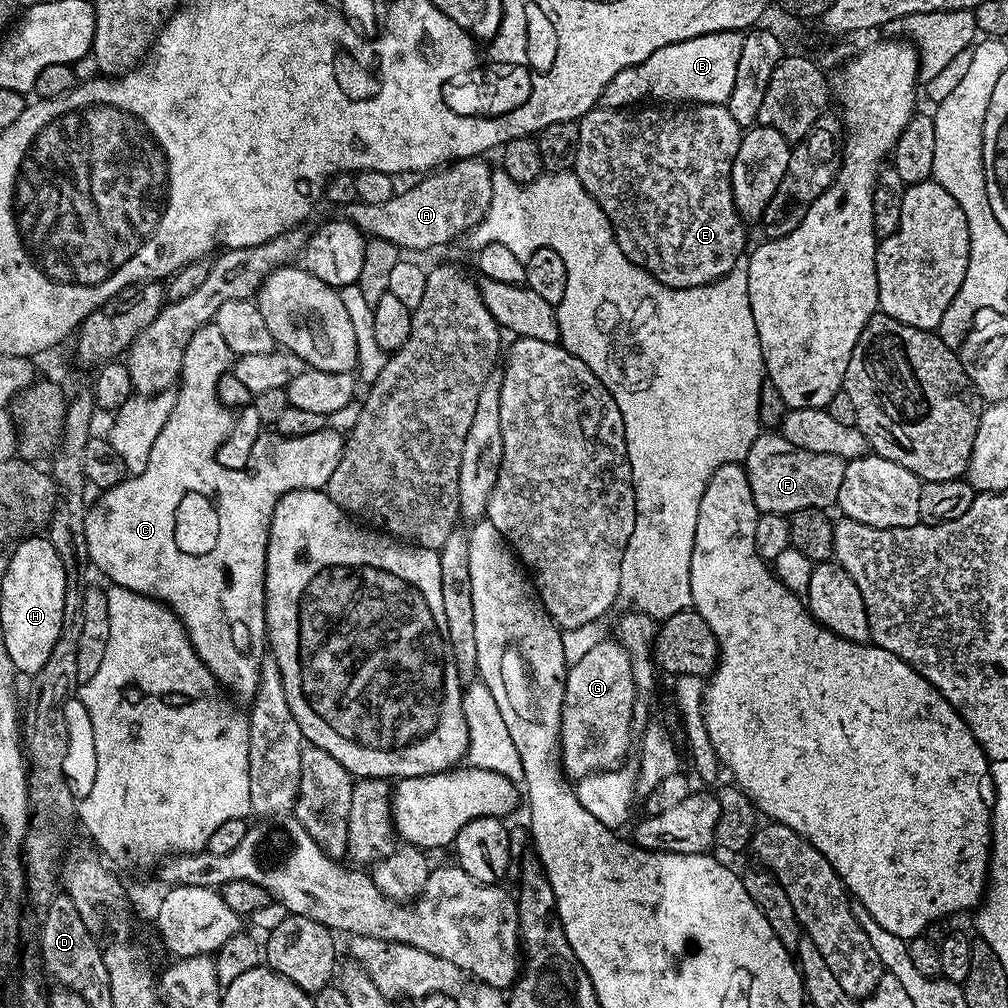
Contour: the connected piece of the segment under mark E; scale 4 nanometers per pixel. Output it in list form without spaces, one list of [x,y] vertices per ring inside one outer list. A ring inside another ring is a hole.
[[[686,104],[669,111],[672,112],[669,116],[659,116],[656,112],[647,116],[646,113],[640,111],[644,110],[628,110],[623,115],[614,115],[613,109],[597,106],[590,109],[585,116],[580,117],[578,121],[580,125],[578,158],[574,158],[574,171],[578,182],[582,182],[585,190],[591,194],[594,202],[598,202],[598,206],[606,214],[622,254],[626,254],[626,258],[630,258],[630,262],[642,266],[642,270],[646,270],[655,280],[662,282],[668,288],[697,288],[712,284],[715,280],[721,280],[745,255],[744,244],[740,241],[740,235],[743,234],[745,225],[736,212],[732,193],[732,167],[734,158],[738,154],[742,129],[738,126],[738,122],[734,122],[734,118],[730,118],[730,110],[727,106],[722,104]]]

